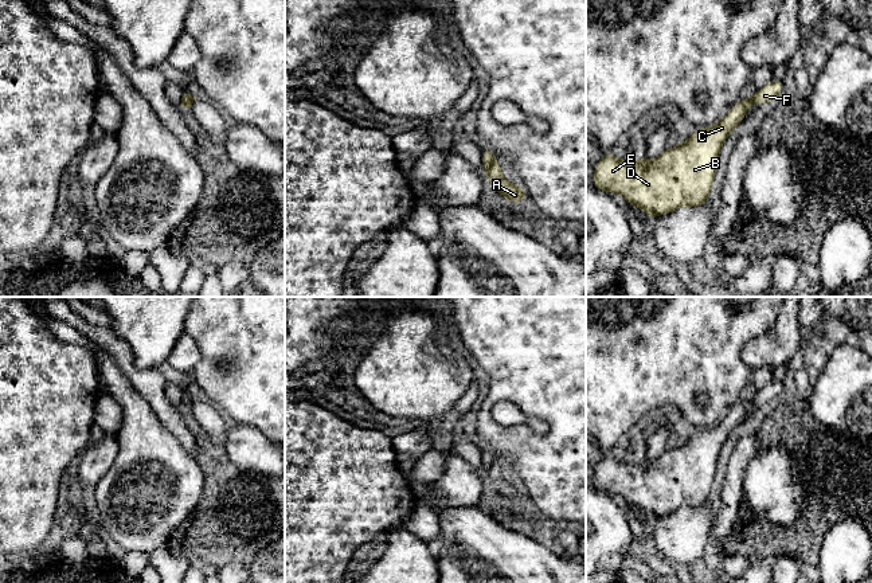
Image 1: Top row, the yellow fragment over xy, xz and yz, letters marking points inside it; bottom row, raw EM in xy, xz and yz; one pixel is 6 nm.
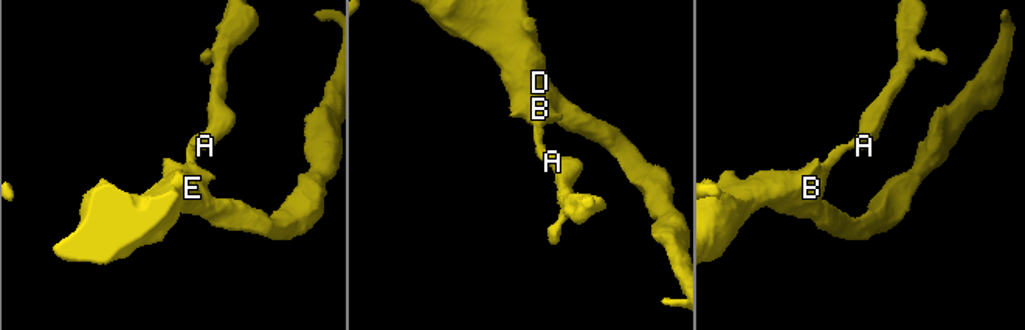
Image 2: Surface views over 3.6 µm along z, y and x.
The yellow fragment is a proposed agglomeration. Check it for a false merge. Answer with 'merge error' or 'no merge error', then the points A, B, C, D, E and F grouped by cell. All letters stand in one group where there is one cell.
merge error; groups A F / B C D E

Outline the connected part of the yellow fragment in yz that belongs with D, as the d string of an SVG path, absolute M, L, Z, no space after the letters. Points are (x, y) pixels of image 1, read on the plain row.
M754 398L740 399L717 424L697 429L687 442L664 450L652 462L641 455L637 463L626 463L622 458L606 454L594 469L590 488L621 496L649 519L670 514L683 506L705 505L722 447L752 404Z

